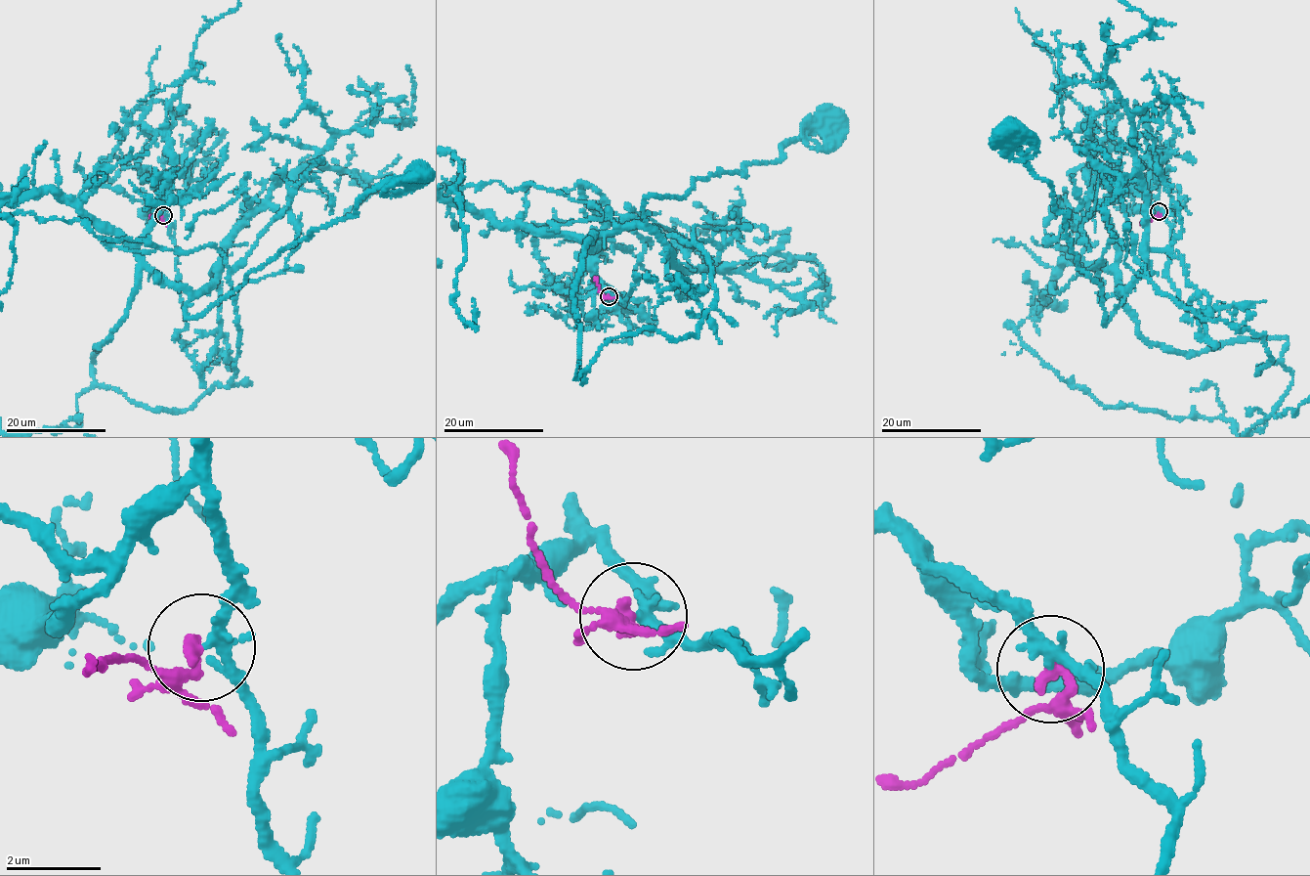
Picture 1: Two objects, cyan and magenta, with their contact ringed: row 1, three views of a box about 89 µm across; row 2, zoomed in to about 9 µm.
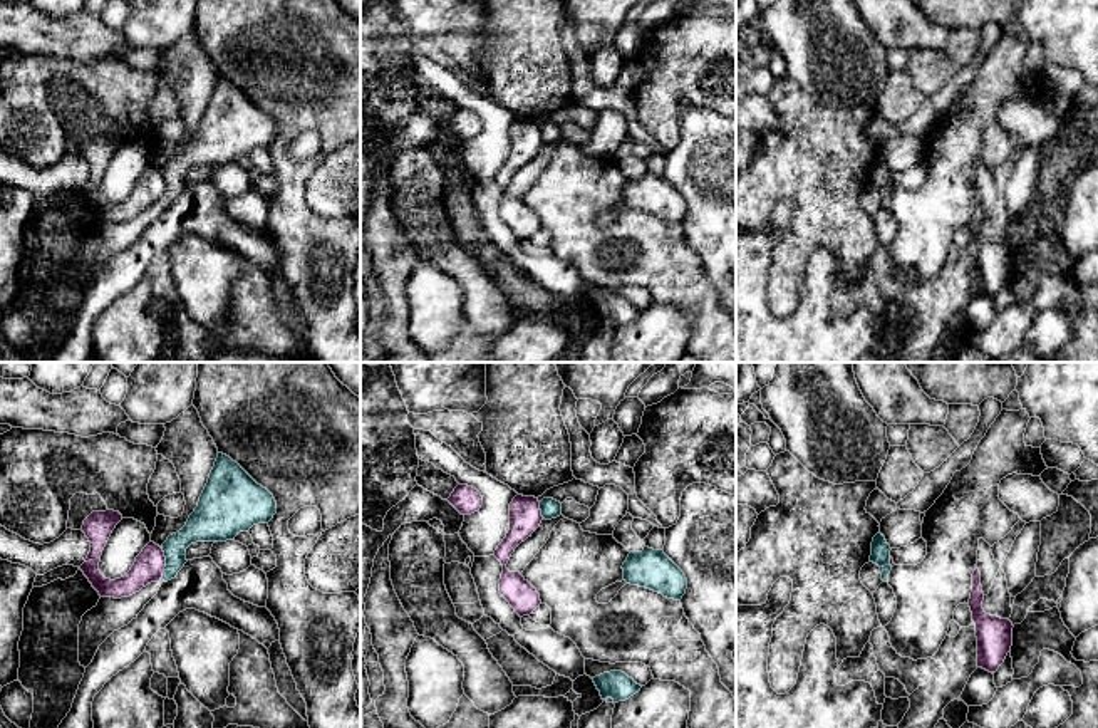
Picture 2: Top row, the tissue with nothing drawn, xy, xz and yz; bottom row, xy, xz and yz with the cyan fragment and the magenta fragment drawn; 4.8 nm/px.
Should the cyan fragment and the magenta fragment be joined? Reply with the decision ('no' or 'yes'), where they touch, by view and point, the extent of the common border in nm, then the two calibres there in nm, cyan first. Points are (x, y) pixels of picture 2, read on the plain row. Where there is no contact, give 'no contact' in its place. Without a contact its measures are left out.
no | xy (166, 188) | 160 nm | 150/150 nm

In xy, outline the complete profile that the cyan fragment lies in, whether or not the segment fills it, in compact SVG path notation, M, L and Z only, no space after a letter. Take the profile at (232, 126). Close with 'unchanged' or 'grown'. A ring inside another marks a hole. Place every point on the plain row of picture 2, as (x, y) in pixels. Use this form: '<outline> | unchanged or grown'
M218 77L198 131L186 149L163 168L168 206L184 191L186 173L196 166L226 166L253 149L268 148L277 138L273 119L258 109L236 86Z | unchanged

